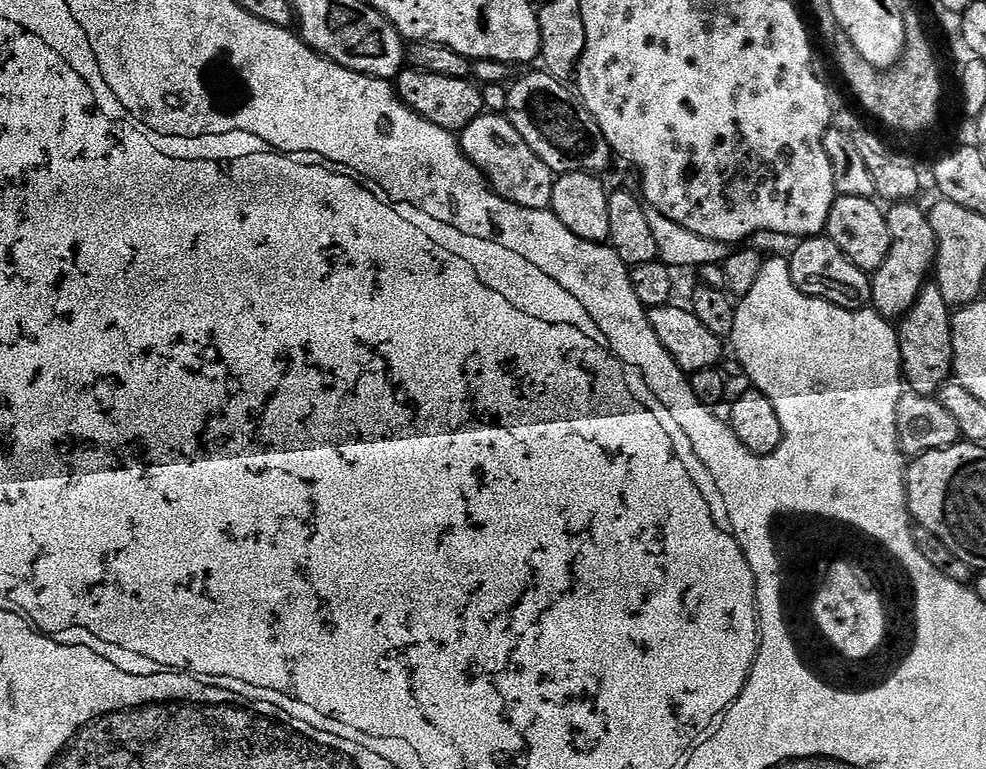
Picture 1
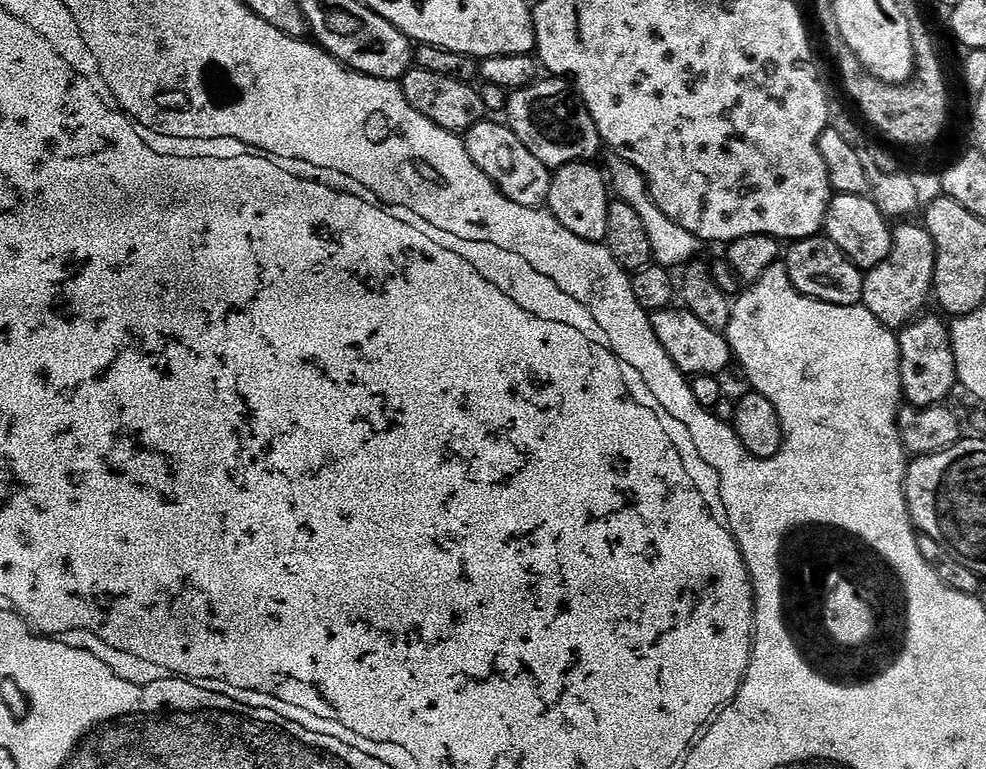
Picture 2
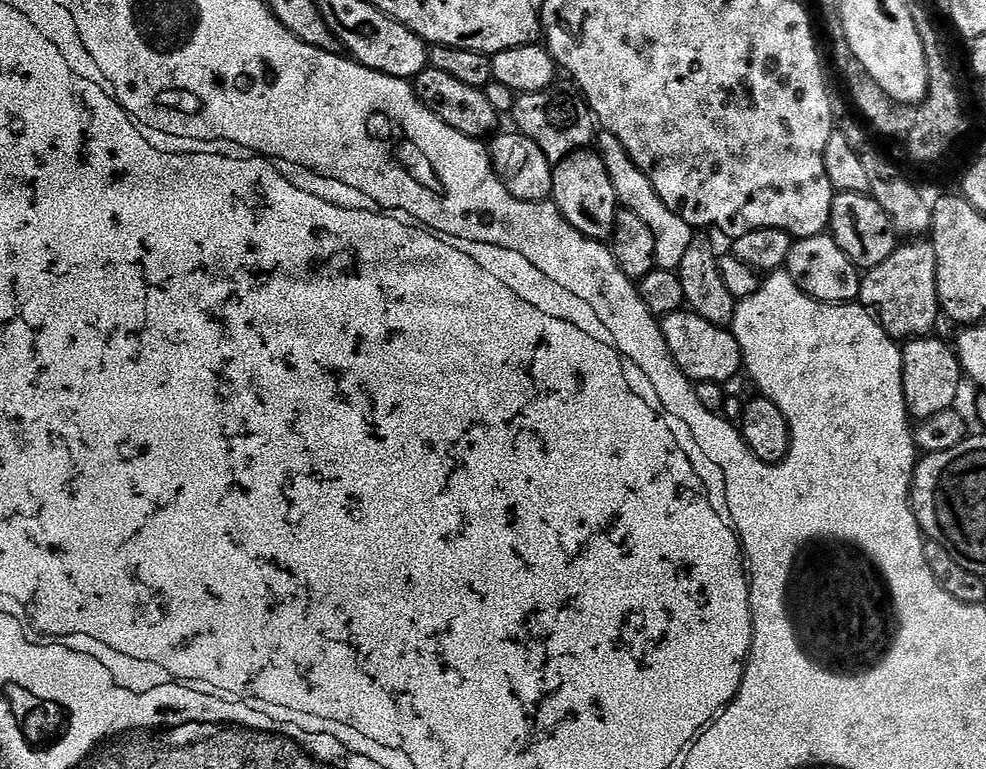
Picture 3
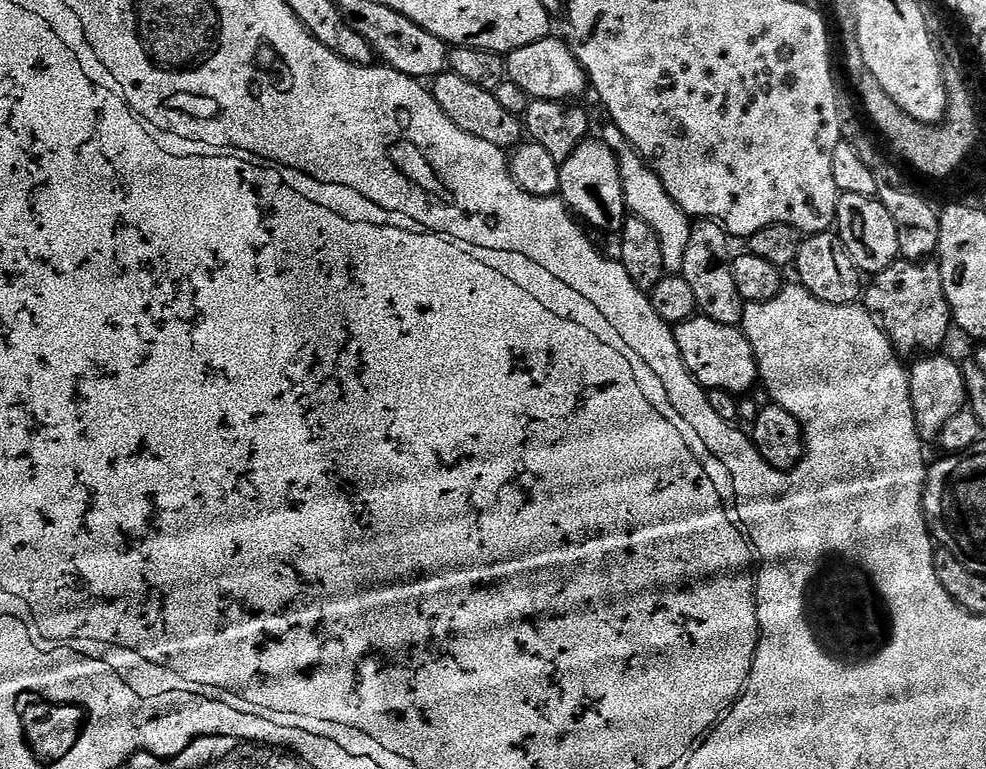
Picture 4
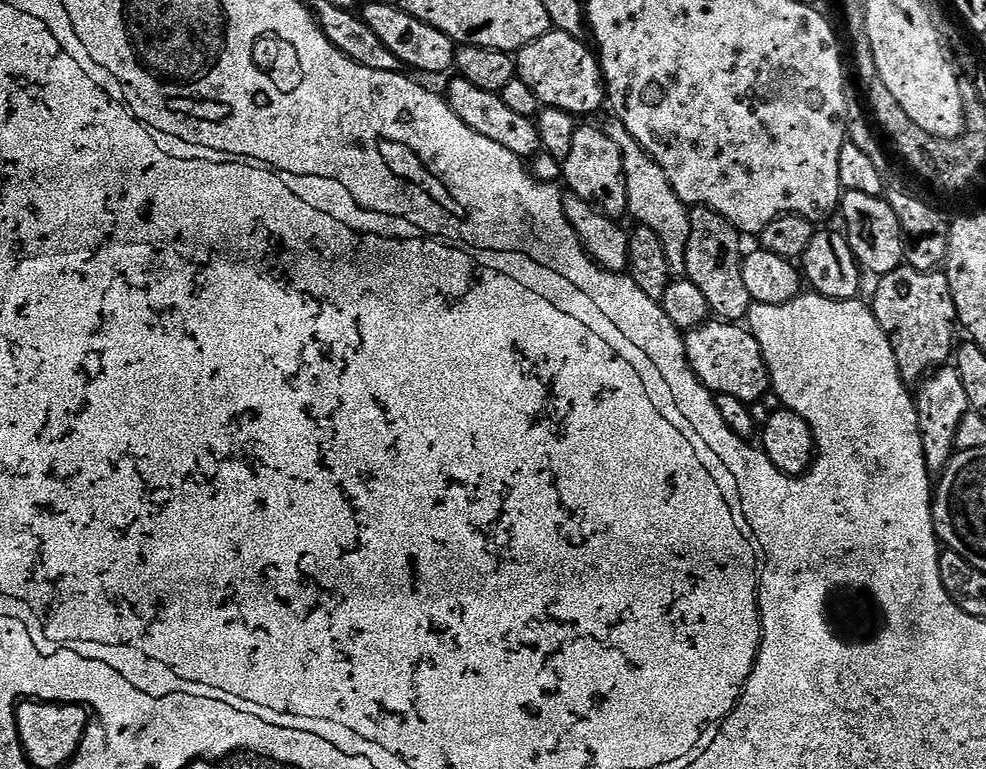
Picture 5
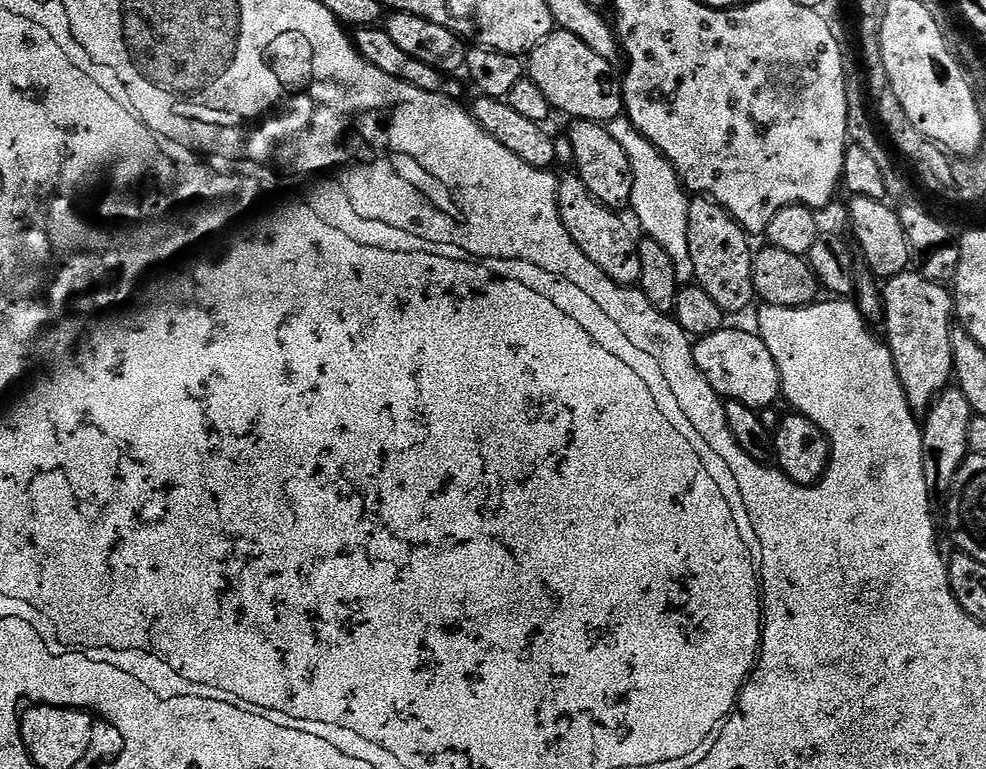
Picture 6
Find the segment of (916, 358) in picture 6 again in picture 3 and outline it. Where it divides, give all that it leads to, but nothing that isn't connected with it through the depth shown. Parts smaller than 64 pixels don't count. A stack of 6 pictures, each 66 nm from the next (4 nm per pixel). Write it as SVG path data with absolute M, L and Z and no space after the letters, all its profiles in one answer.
M931 242L904 243L897 247L891 260L871 269L869 276L872 277L863 281L859 299L859 303L874 313L880 325L897 342L931 336L937 331L936 323L942 320L934 246Z

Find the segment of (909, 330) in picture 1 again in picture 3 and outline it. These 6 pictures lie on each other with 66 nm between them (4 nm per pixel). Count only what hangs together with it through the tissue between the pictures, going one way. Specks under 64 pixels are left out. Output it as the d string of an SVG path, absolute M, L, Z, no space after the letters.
M931 335L919 340L909 340L902 348L904 353L904 397L908 403L909 413L925 412L925 417L928 418L953 411L957 407L956 399L960 396L960 383L963 382L964 376L966 380L966 372L962 367L962 360L957 349L955 352L946 341L936 339L935 335Z

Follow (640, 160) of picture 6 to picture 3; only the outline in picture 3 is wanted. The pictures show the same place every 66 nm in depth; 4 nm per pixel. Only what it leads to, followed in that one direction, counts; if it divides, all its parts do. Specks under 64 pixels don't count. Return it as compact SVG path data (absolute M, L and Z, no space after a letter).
M605 131L599 133L598 151L600 157L606 162L606 168L610 170L619 207L638 214L638 218L642 218L642 222L650 226L650 234L654 234L657 265L664 270L679 269L684 253L694 247L692 227L677 212L670 210L670 206L666 206L662 198L658 198L658 190L654 190L650 178L632 161L626 146L622 146L622 142L614 138L614 134Z

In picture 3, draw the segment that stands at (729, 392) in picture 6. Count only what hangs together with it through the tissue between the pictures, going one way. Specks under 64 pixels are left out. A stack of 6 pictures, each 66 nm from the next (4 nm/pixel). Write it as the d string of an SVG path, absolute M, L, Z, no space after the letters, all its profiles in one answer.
M681 310L663 317L660 320L660 329L666 338L666 344L670 350L670 354L674 358L676 365L683 370L684 375L693 382L701 384L714 383L721 386L727 385L727 380L732 380L736 375L741 375L744 368L744 355L736 341L736 335L728 328L719 328L710 322L706 322L706 318L697 316L691 310Z

